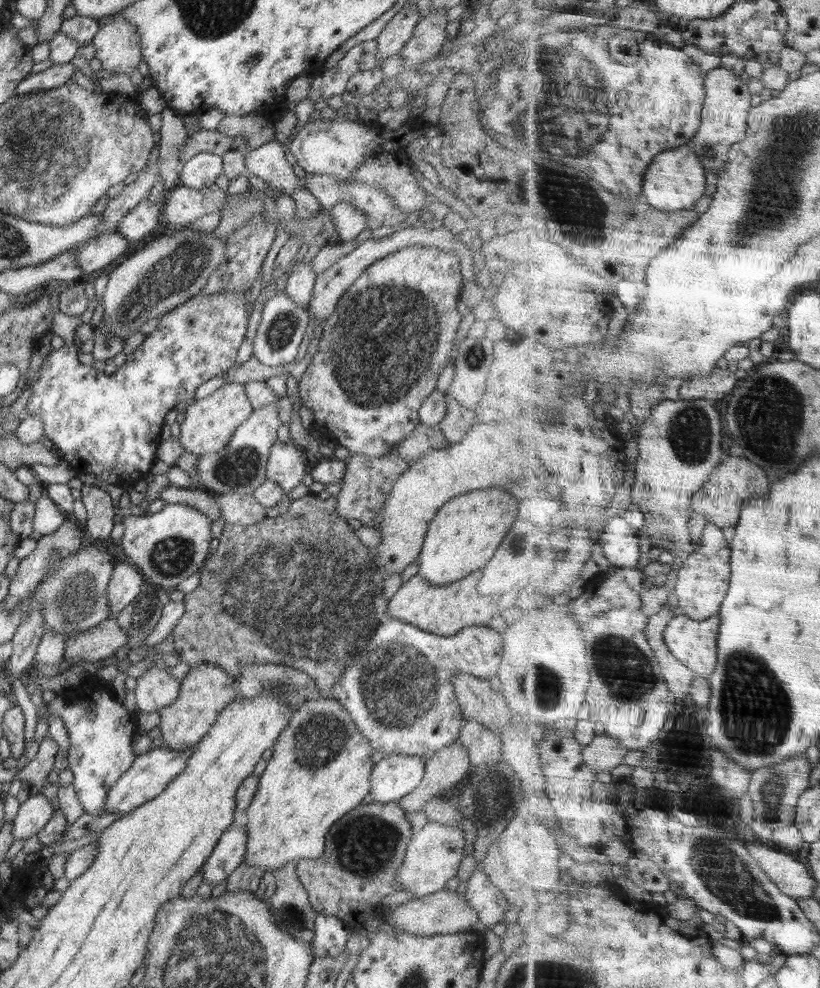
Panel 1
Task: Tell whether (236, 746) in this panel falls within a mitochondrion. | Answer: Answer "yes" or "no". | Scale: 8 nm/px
no

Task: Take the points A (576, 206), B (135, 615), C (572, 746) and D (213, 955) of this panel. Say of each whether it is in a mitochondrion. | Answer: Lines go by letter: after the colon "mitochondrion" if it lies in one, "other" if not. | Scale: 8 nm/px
A: mitochondrion
B: mitochondrion
C: other
D: mitochondrion

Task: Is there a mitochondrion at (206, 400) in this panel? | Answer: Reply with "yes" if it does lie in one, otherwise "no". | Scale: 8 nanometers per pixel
no

